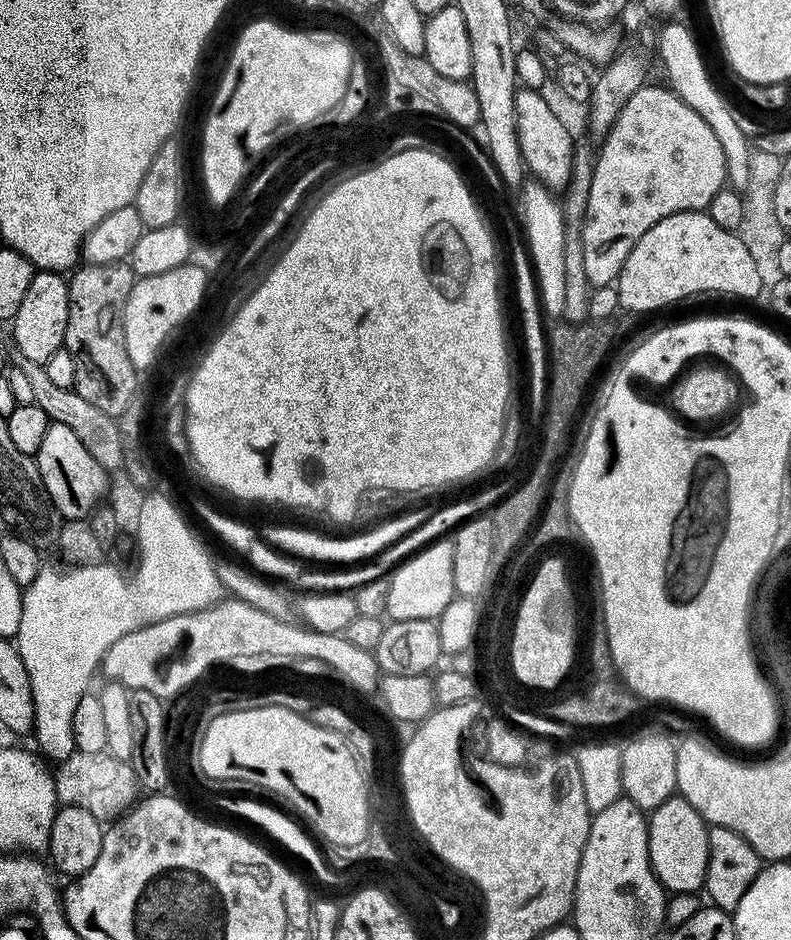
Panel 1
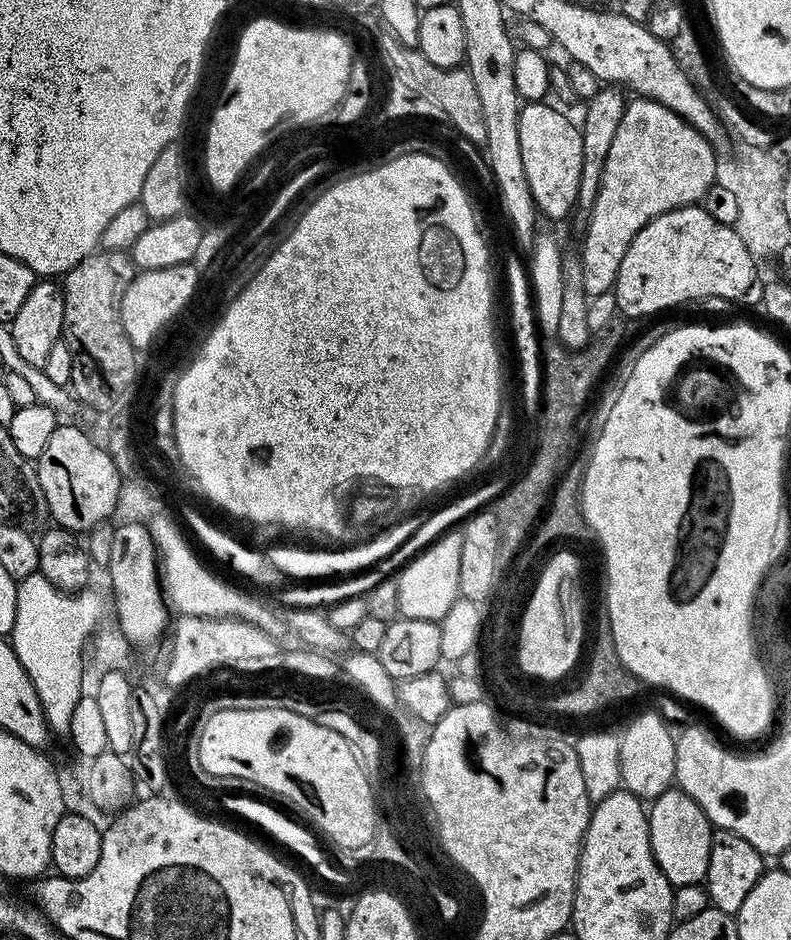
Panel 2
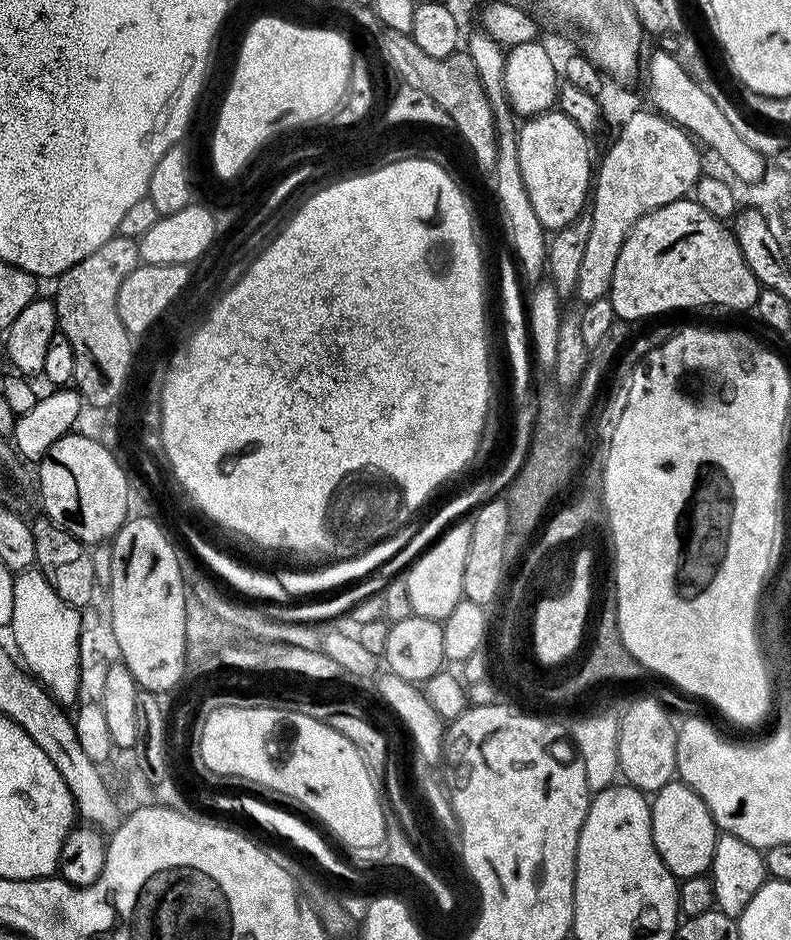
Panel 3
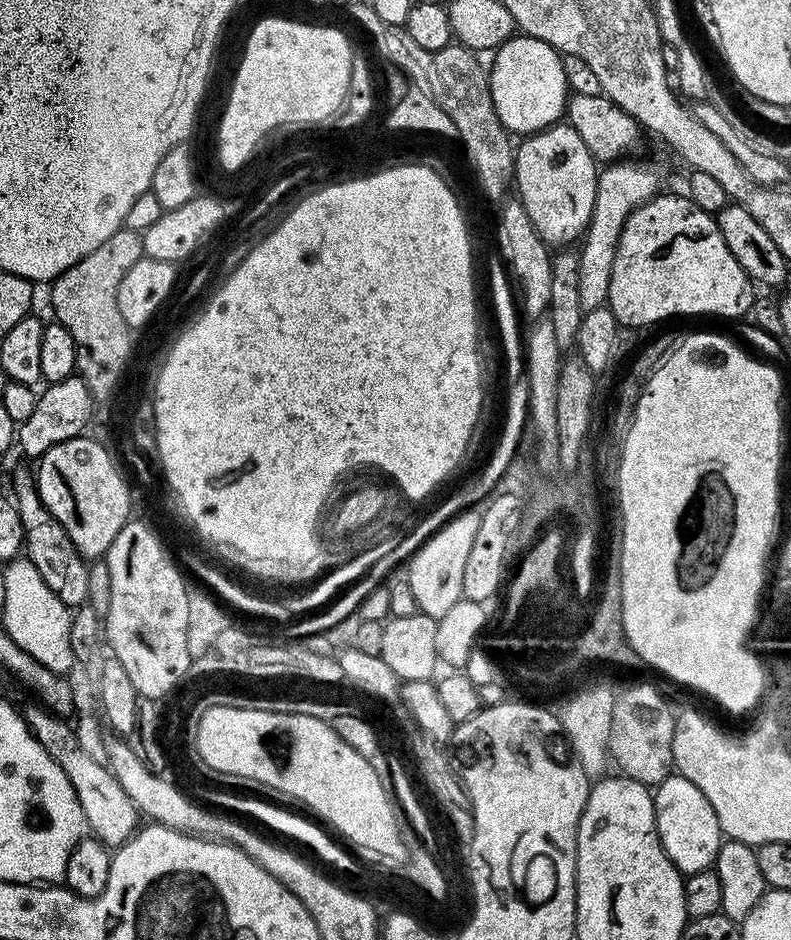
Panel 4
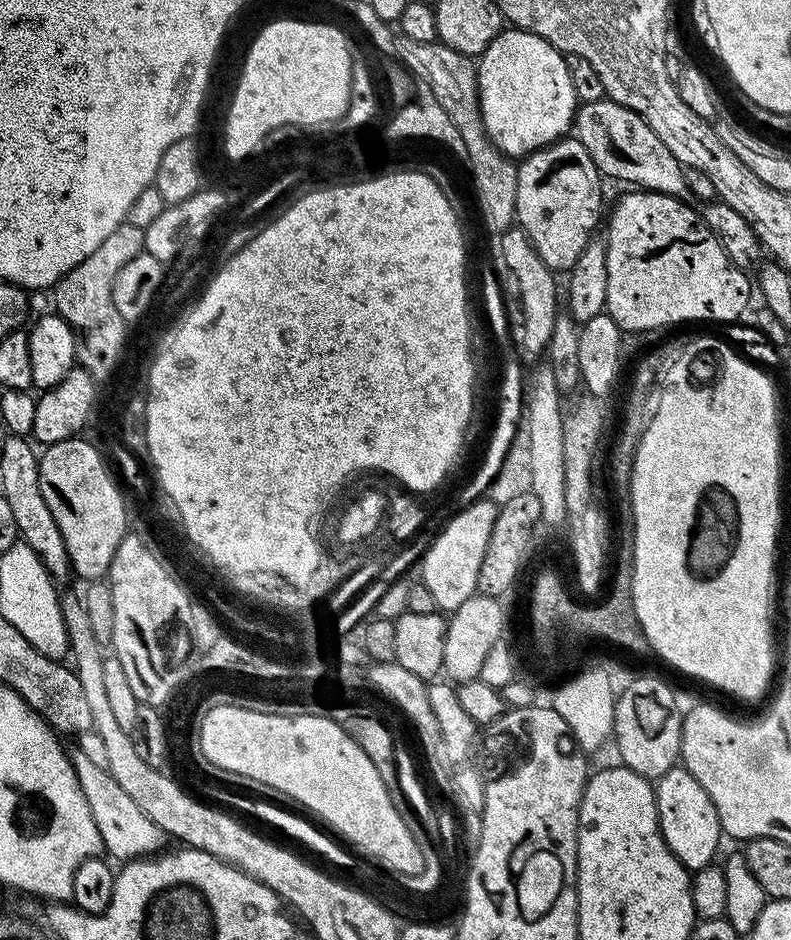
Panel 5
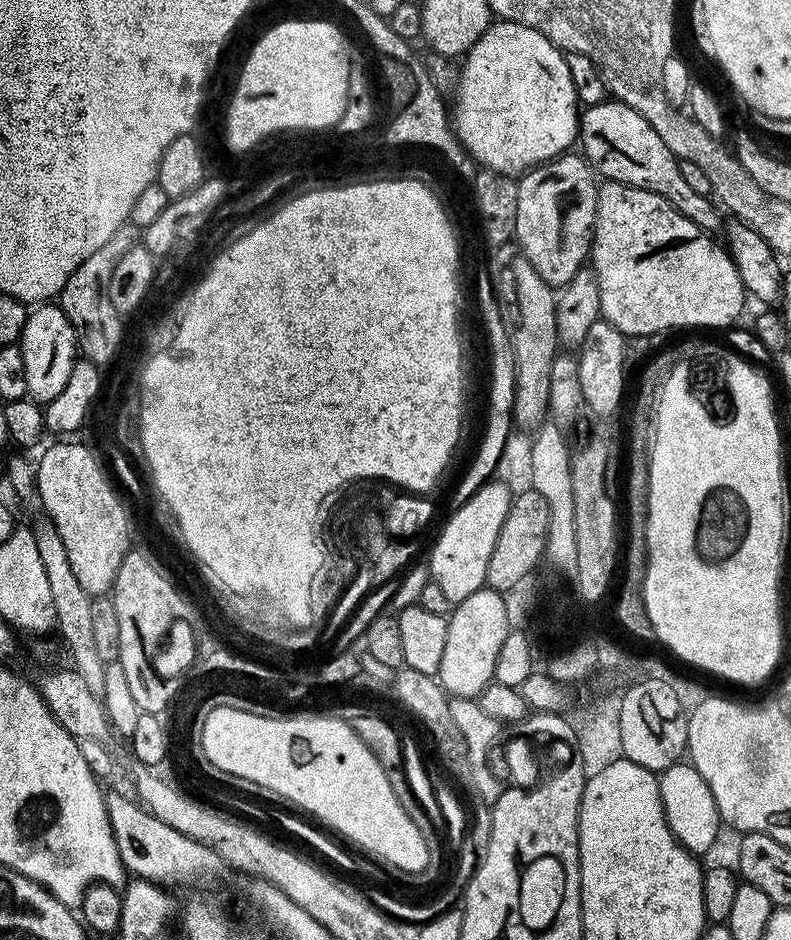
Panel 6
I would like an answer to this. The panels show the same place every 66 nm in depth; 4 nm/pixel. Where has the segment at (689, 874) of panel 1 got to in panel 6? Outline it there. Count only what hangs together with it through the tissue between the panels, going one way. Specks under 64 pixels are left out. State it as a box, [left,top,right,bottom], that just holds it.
[659,762,722,854]

